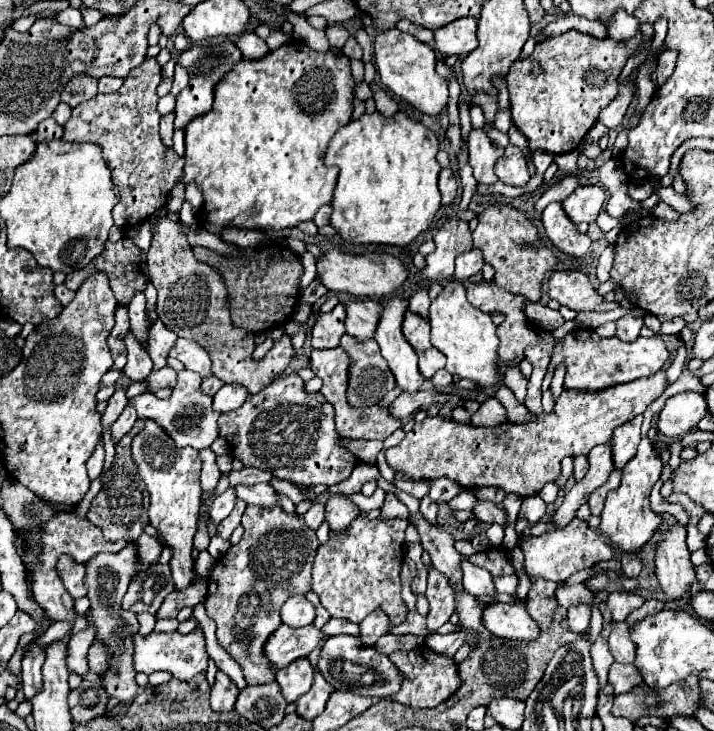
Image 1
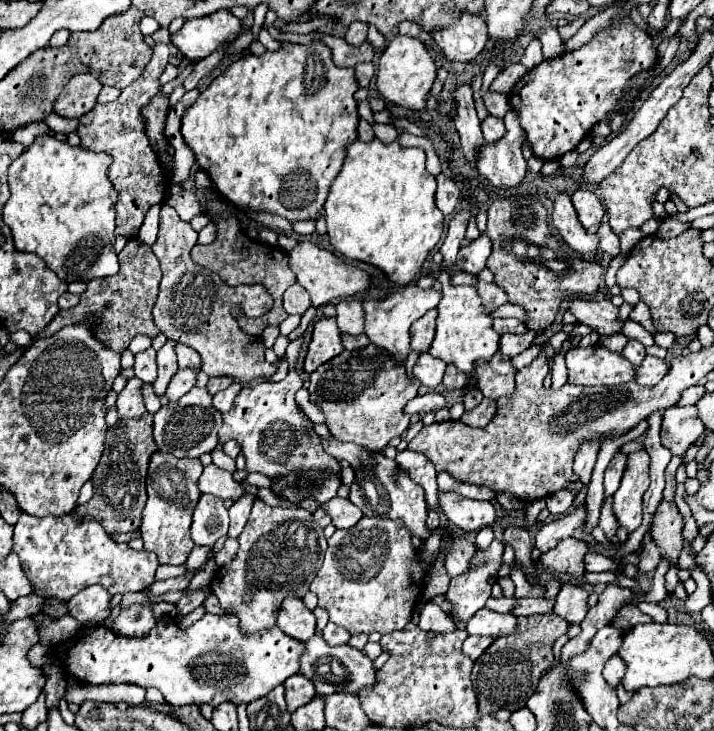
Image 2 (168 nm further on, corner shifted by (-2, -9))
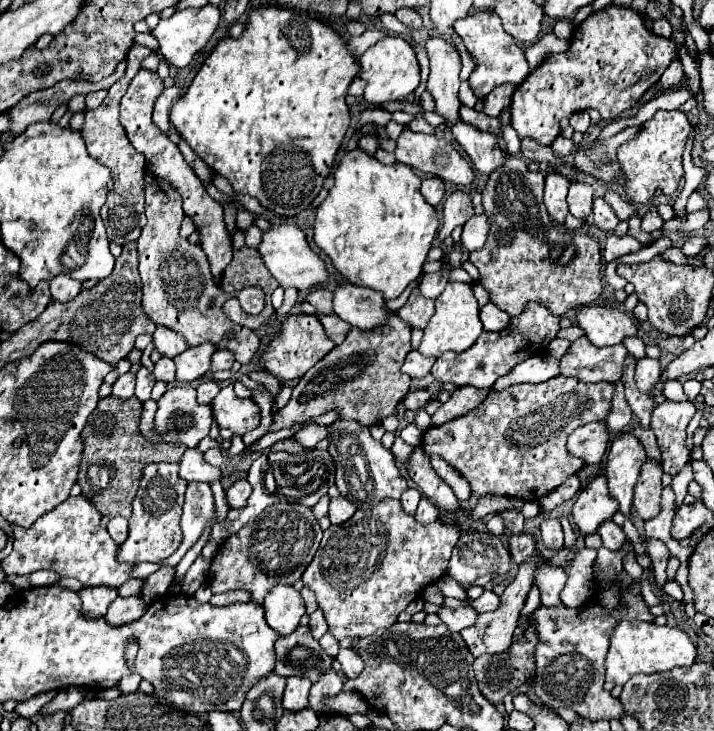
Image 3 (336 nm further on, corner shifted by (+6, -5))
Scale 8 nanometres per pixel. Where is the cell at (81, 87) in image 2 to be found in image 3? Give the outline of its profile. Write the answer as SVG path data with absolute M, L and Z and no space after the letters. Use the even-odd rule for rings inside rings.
M126 60L116 67L112 75L98 83L66 79L66 81L60 81L60 83L52 85L50 89L30 93L14 109L10 109L10 119L12 119L10 131L14 135L20 135L28 125L32 125L36 121L50 121L52 113L60 105L66 105L74 95L86 95L90 91L102 89L108 90L116 81L123 77L125 70Z

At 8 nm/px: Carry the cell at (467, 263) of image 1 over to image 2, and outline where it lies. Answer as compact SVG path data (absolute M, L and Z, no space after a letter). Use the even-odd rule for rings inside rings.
M482 233L478 239L474 239L470 245L462 247L460 253L458 253L458 261L456 265L470 273L470 275L478 275L484 267L486 267L486 259L490 257L490 249L492 249L492 243L488 239L486 233Z

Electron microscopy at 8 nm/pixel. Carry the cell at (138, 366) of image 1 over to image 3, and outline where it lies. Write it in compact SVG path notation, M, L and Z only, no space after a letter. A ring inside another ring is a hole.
M148 399L142 403L142 435L148 437L148 441L156 443L158 437L152 433L152 423L154 423L154 413L156 413L156 401Z

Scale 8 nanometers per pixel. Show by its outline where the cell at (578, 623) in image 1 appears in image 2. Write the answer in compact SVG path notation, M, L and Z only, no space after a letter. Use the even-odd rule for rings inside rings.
M566 581L554 601L552 611L558 617L566 619L568 623L582 623L582 619L586 617L586 611L588 611L586 599L588 599L588 591L582 585Z

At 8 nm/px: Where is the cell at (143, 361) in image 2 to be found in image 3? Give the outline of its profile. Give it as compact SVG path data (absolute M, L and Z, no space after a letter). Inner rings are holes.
M142 365L140 371L136 373L136 397L138 397L140 401L150 399L150 391L152 391L154 383L156 383L156 379L154 379L152 371L148 371L148 369Z

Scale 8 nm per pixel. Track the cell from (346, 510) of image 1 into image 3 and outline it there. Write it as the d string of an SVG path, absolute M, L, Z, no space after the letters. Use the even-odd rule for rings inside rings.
M336 497L336 499L330 499L330 511L328 511L328 517L332 523L340 525L342 521L350 519L356 511L356 505L352 501L348 501L346 497Z

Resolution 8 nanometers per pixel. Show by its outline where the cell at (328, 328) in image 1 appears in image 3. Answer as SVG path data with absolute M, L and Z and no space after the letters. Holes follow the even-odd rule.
M290 315L284 323L278 335L272 337L268 349L264 351L264 355L260 357L260 365L270 371L276 379L280 379L280 383L284 385L286 381L292 379L300 379L304 377L304 373L314 367L326 353L330 353L334 349L334 343L328 339L328 335L324 333L322 323L318 321L316 315Z

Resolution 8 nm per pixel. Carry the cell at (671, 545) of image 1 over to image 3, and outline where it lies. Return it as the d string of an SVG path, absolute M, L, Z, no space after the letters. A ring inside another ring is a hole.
M648 459L644 463L640 479L634 487L634 501L632 501L636 513L642 521L648 521L650 517L656 517L662 511L662 507L660 507L660 501L662 501L660 477L662 477L662 469Z

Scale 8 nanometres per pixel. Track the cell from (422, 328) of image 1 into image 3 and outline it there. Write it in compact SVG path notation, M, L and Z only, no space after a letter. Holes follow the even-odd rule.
M416 289L408 297L406 305L398 309L398 317L412 329L426 329L432 313L434 313L434 301L422 299L422 295Z

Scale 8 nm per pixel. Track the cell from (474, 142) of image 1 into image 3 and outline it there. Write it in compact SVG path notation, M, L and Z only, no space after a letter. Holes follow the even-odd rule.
M430 37L426 41L426 53L430 59L430 77L426 89L436 101L436 113L452 127L460 121L460 53L442 37Z

